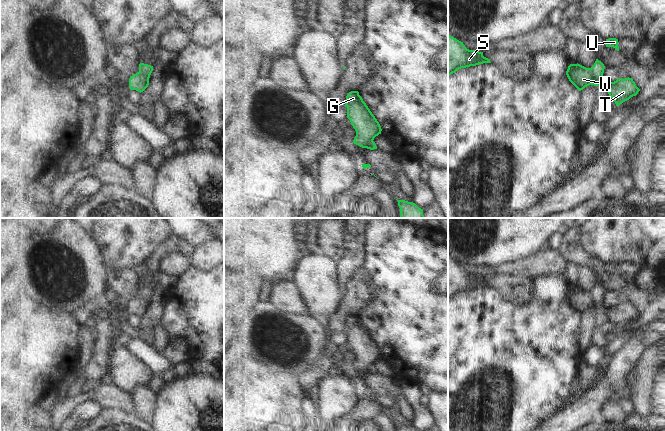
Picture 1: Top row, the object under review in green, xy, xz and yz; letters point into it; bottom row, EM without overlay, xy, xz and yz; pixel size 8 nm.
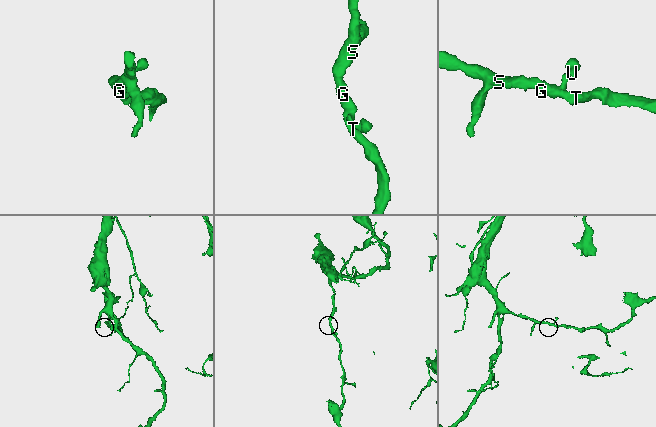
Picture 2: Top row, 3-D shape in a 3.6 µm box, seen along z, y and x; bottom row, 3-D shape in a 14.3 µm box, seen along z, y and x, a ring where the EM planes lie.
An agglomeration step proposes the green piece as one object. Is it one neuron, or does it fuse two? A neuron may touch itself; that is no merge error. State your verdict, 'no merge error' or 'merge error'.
merge error

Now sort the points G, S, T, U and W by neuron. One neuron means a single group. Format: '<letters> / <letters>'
G S T W / U

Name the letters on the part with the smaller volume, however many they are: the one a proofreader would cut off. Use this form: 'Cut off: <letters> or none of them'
Cut off: U

